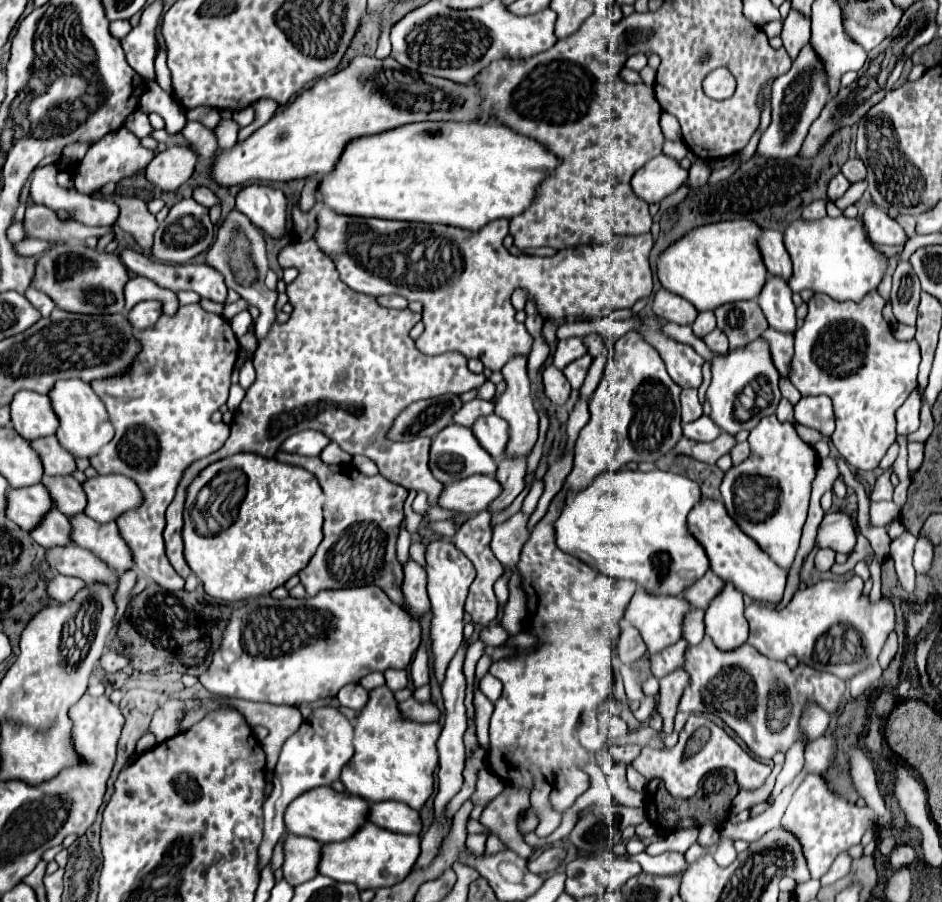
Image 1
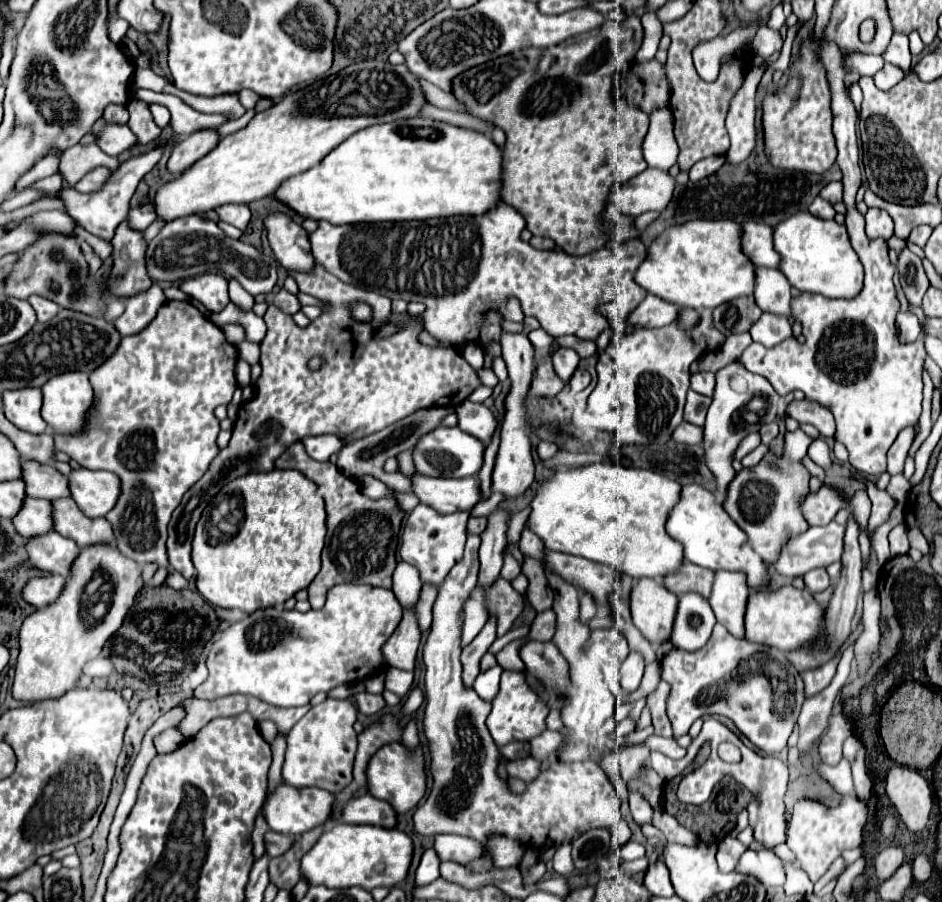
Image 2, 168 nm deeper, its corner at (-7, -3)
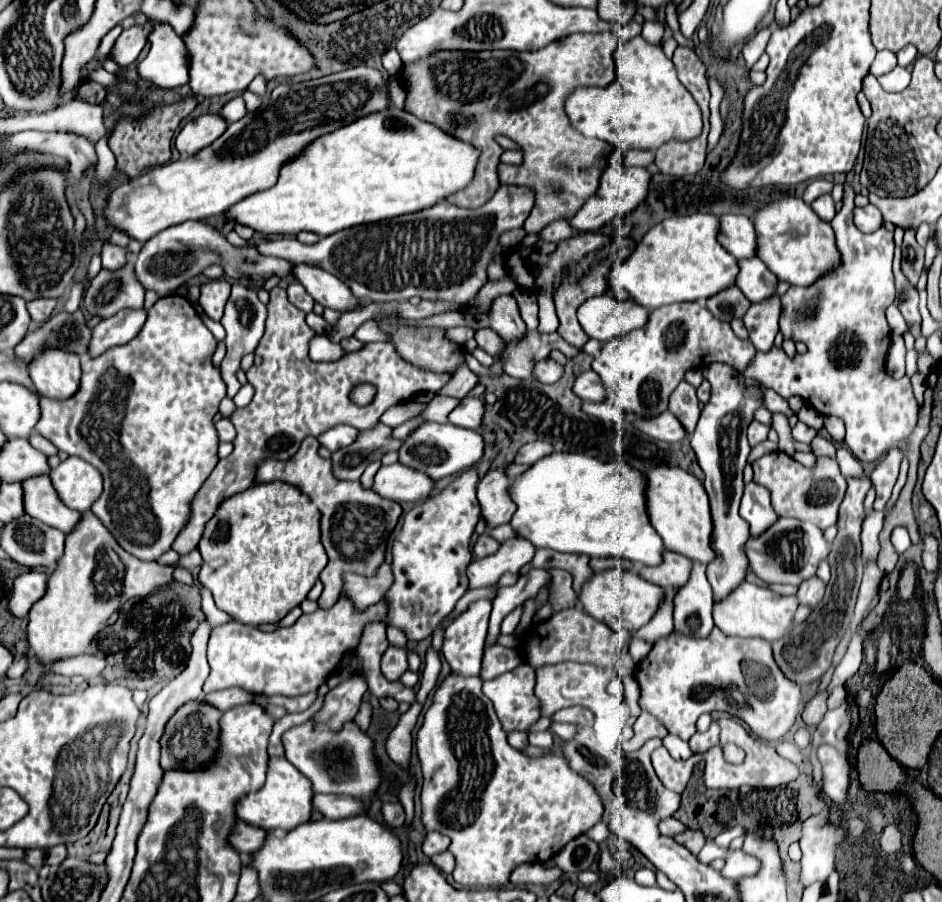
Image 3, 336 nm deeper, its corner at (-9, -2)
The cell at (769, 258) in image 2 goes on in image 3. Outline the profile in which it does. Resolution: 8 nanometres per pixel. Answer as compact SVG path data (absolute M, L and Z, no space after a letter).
M723 215L723 227L719 229L719 241L739 261L757 257L759 237L755 231L755 223L751 219L743 219L741 215Z

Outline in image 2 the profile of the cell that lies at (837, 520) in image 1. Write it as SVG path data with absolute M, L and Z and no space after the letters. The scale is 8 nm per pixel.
M831 522L827 526L811 526L801 536L791 536L781 548L781 556L773 568L781 576L803 576L813 568L825 568L841 558L845 526Z

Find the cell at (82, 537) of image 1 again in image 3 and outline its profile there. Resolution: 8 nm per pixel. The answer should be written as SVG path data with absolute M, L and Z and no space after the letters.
M49 477L27 479L27 483L23 483L23 491L25 491L27 515L31 515L63 533L71 533L75 529L75 525L81 523L83 515L79 511L69 509L59 499Z

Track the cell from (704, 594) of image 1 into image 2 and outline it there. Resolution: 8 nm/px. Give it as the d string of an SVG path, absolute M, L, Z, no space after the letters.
M683 562L681 572L673 572L673 576L667 576L663 584L677 596L681 596L683 592L699 592L703 598L709 598L711 584L713 584L713 572L699 568L691 562Z

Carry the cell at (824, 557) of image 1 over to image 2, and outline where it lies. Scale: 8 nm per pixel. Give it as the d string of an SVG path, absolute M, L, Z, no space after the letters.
M817 568L817 570L811 570L803 576L805 580L805 588L815 594L815 592L823 592L829 588L829 576L827 576L827 570L825 568Z

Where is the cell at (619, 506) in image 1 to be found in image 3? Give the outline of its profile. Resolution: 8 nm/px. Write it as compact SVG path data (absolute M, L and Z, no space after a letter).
M551 453L513 483L511 497L517 503L511 527L535 547L549 547L559 553L577 553L587 557L619 557L645 567L653 567L663 561L663 539L653 529L647 513L647 477L631 465L623 465L619 461L603 463L575 453Z

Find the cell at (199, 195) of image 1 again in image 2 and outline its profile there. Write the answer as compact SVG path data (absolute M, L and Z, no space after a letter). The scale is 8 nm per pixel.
M225 204L225 206L219 206L215 212L219 214L219 218L223 222L233 224L239 230L245 230L249 224L249 218L251 218L251 212L245 204Z

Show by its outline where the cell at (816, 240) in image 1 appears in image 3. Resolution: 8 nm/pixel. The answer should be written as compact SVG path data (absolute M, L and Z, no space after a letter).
M787 197L781 203L771 203L755 215L755 227L759 229L759 259L781 279L791 285L809 287L825 273L835 271L841 265L841 253L837 249L835 231L831 223L819 219L803 199Z

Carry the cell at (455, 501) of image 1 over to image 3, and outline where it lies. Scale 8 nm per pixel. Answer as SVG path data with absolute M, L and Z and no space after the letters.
M401 463L381 467L379 473L375 475L375 485L373 491L379 495L393 499L397 503L403 501L423 501L433 495L435 481L423 471L411 471L411 467L403 467Z

